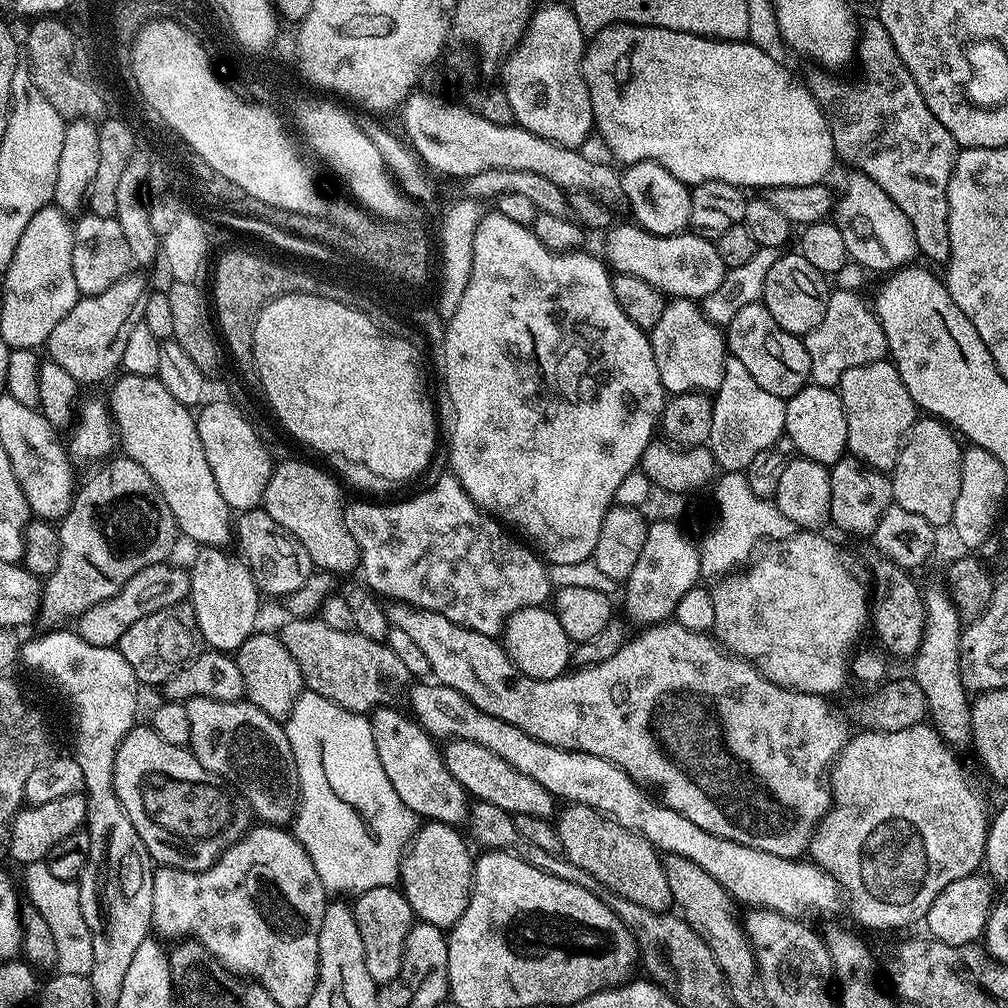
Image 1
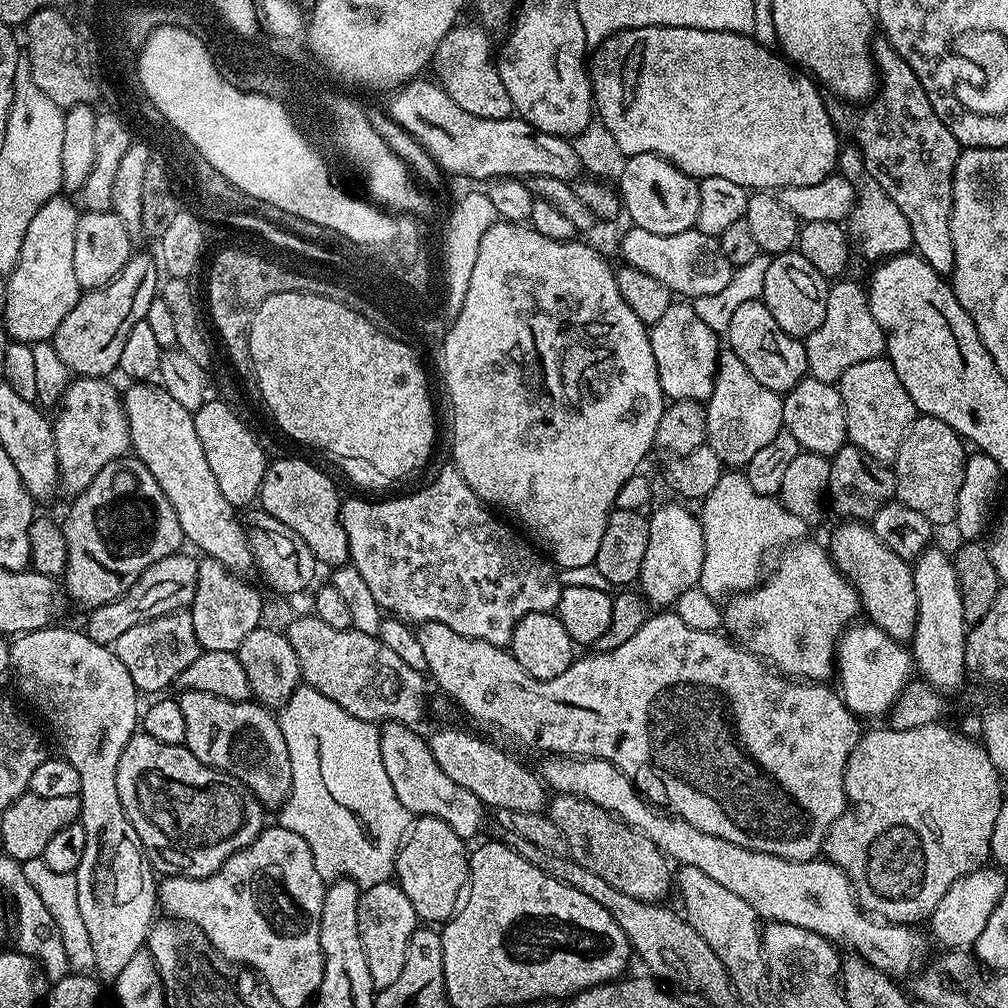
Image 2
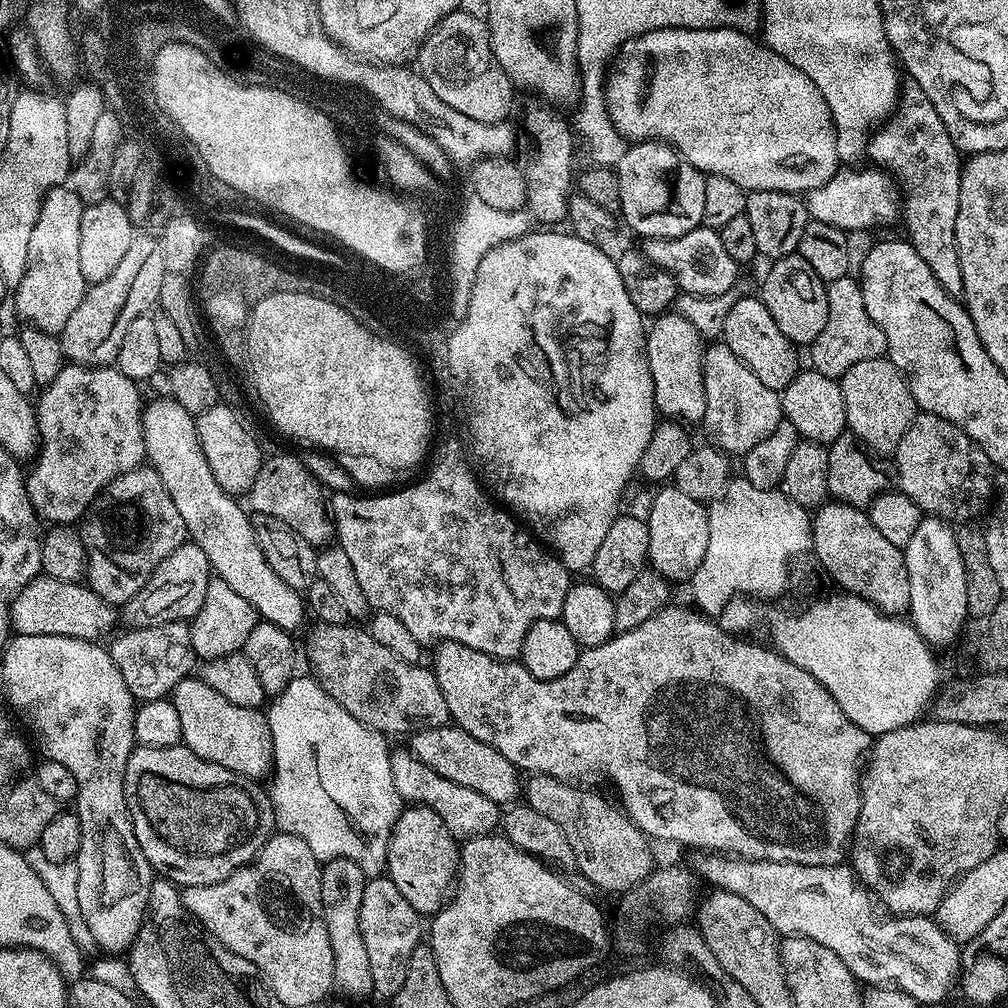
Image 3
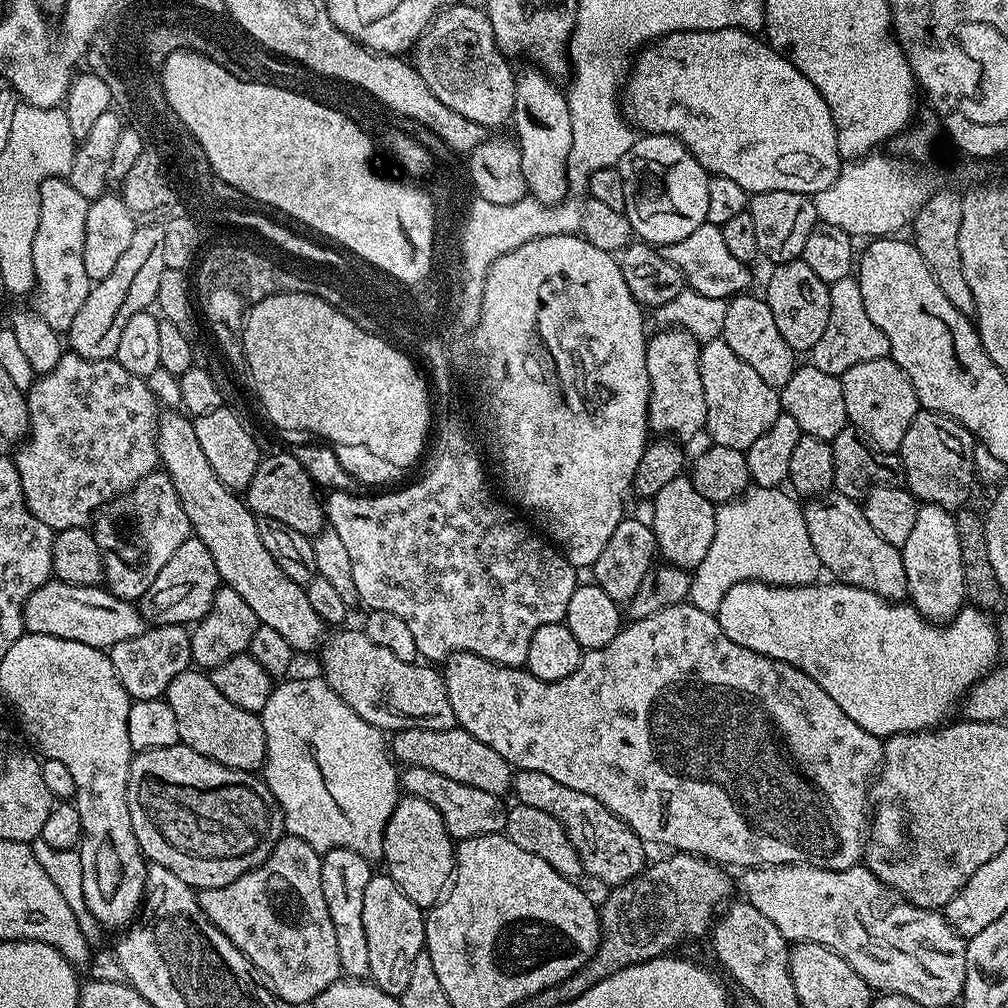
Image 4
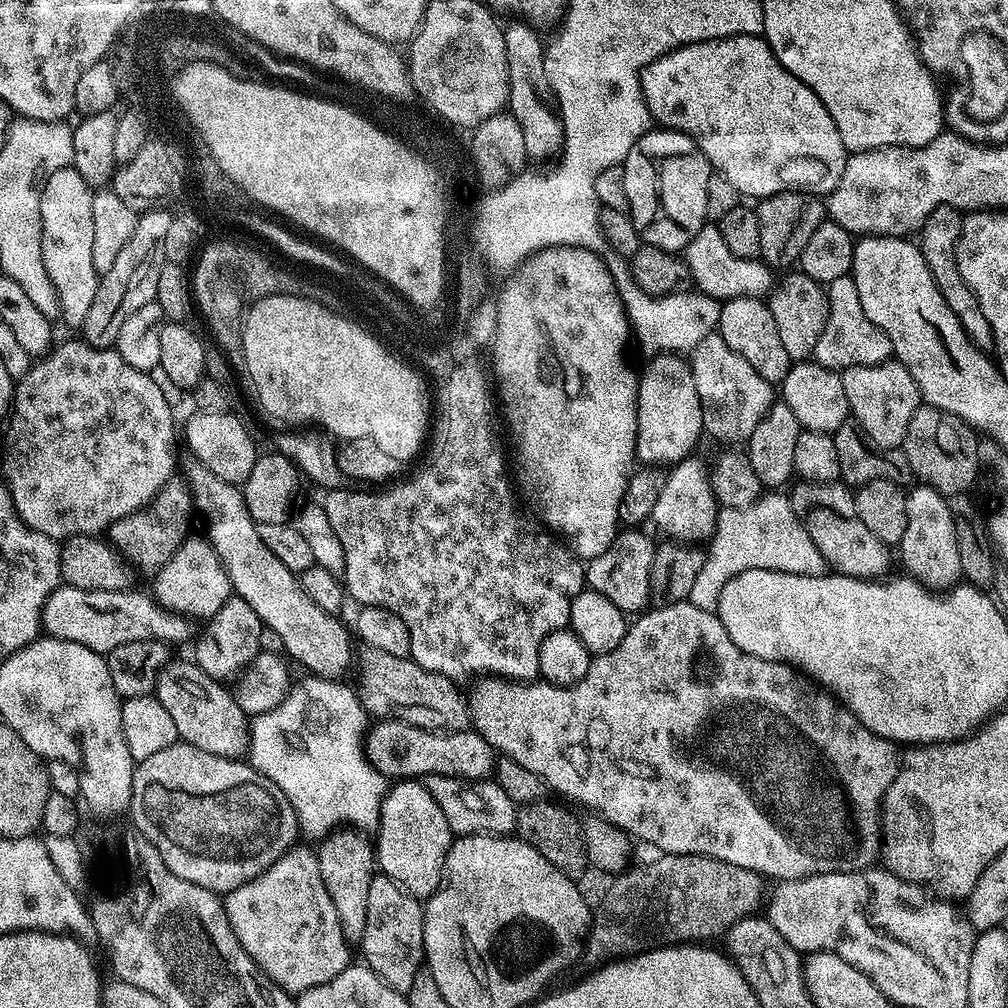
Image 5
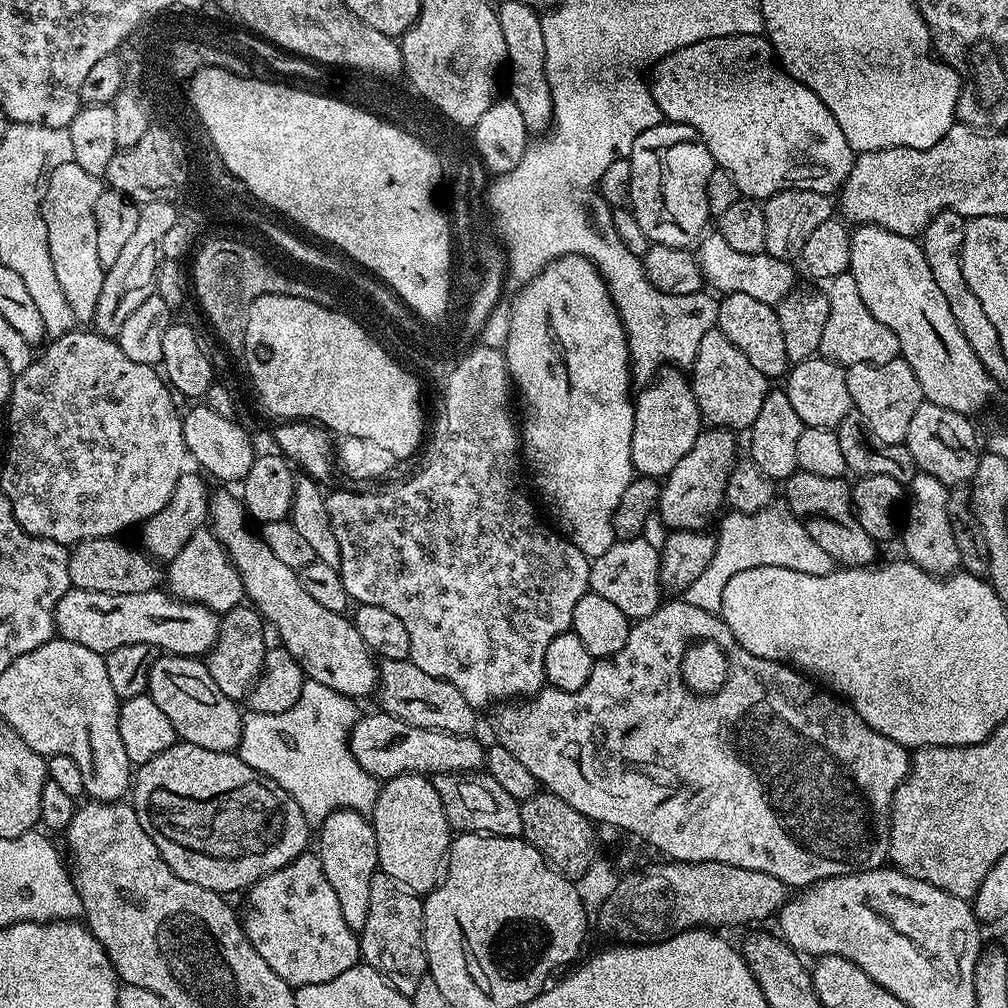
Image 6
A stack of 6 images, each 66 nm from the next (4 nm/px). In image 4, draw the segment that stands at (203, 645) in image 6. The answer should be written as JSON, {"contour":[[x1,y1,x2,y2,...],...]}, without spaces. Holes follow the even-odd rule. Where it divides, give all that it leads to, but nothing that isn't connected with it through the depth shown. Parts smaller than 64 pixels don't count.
{"contour":[[53,578,34,590,25,602,24,626,34,634,66,638,70,642,82,642,86,646,107,650,126,638,142,634,146,621,133,601,114,597,104,586,67,584]]}

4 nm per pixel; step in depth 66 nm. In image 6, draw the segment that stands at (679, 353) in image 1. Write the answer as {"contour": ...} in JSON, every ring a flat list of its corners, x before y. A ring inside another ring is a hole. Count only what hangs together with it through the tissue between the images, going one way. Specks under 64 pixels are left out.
{"contour":[[668,366,639,389,634,403,632,466,639,475,663,478,686,458,702,431,702,417,692,393,689,377,679,367]]}

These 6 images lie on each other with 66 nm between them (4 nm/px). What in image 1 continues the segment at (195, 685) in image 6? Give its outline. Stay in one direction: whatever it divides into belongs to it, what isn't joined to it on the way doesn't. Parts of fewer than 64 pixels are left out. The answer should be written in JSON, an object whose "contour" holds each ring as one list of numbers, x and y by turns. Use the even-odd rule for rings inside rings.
{"contour":[[194,698,187,701,187,705,190,714,188,744,198,762,202,762,206,770,220,777,225,784,235,788,248,805,253,817,261,816,259,819,263,823,273,826,291,825,300,806,300,783,298,766,294,762,290,742,284,733,284,724,244,700,218,702,214,698]]}

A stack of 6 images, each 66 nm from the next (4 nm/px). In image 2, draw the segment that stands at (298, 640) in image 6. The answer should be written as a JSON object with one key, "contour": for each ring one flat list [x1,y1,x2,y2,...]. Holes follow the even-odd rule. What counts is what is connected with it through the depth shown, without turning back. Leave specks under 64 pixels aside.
{"contour":[[132,382,127,385,128,389,123,389,122,399,124,402,124,413,128,419,128,429,130,430,130,438,132,439,131,451,134,453,137,460,140,460,146,466,146,470,150,470,150,474,154,474,154,478,158,478,158,486,162,486,162,490,166,494,166,498,170,498,170,506,174,506,174,514,176,515,175,523,178,525,181,532,184,533,185,541,190,545,193,544,196,548,201,548,201,553,204,556,213,556,218,562,222,562,231,572,237,574,245,574,244,572,252,572,254,565,252,555,248,546,248,539,244,534,244,526,241,517,238,515,237,509,232,507,230,502,226,502,226,497,223,496,222,490,218,490,218,482,214,482,214,474,210,471,210,462,206,462,204,451,202,450,202,442,198,442,198,430,194,430,194,415,186,410,186,406,182,406,174,398,170,398,163,386,156,382]]}

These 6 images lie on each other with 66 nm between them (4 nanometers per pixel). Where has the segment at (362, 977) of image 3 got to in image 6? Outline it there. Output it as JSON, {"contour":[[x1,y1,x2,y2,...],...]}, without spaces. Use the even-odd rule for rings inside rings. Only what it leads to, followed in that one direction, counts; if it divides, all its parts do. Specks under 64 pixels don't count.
{"contour":[[340,808,324,819,318,832,318,855,322,870,326,870,326,878,330,886,334,886,334,894,338,894,338,906,342,906,342,918,346,918,346,926,359,934,366,926,366,917,370,914,370,878,374,878,378,871,376,829,365,813]]}

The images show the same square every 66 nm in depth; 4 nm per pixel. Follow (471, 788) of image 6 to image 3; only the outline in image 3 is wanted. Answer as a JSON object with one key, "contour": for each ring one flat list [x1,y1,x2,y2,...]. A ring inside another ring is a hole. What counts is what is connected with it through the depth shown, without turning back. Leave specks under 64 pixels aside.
{"contour":[[407,747,392,752,390,770,394,774,394,786,398,790,401,801,412,806,434,810,442,818,446,830,450,830,450,834,455,836,457,841,490,836,501,827,501,805,490,802,490,798,482,798,482,794,474,790,466,790,466,786,458,786,450,782,450,778,442,778,434,774,434,770,430,770,430,766,416,759]]}

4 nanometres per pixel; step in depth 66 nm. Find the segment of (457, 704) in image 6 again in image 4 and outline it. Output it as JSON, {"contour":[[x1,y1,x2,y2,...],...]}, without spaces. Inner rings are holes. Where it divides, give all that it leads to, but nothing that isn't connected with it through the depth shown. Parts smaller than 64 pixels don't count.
{"contour":[[348,627,333,631,336,633,323,641,319,649,320,668,324,671,321,672,322,679,339,694,346,706,350,706,350,710,354,710,354,714,358,714,358,718,385,734,407,728,450,730,457,727,444,677,437,669,436,672,432,669,435,667,420,662,402,662,402,658,390,654,390,650,378,646,378,642,370,642,359,627]]}

